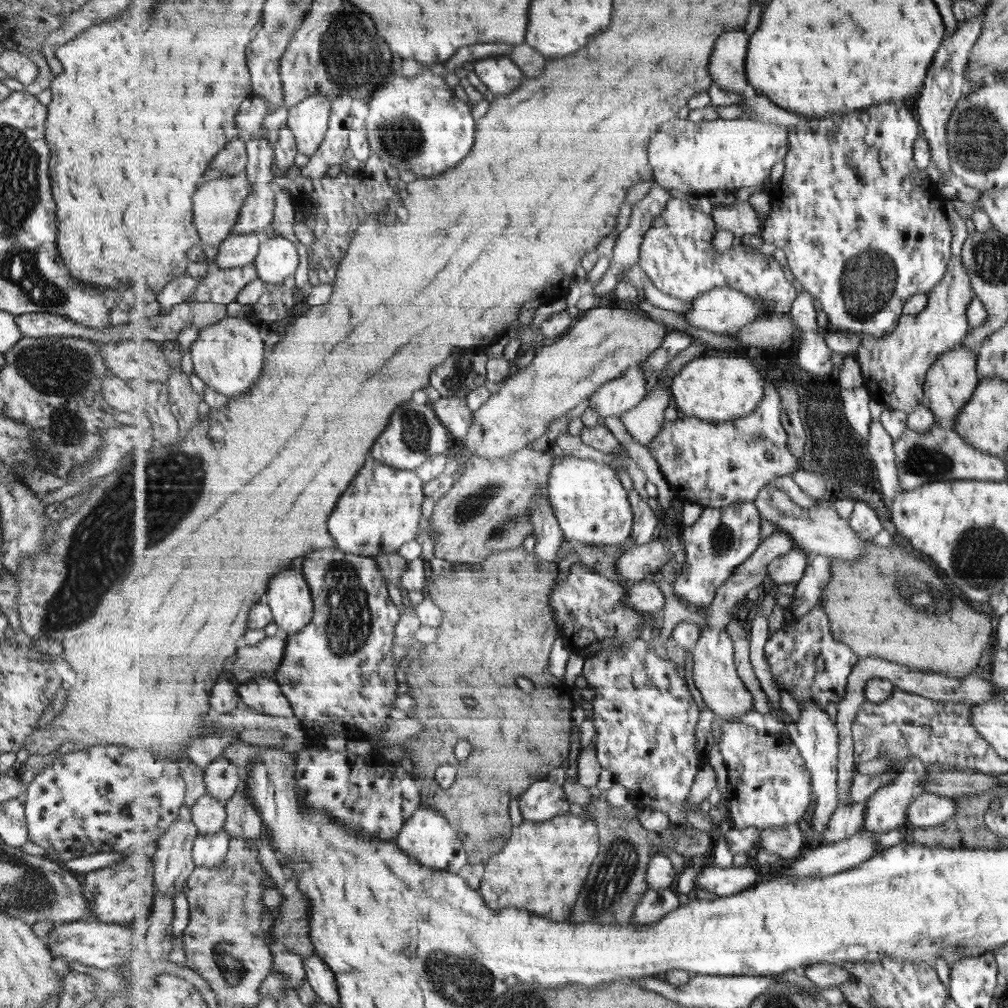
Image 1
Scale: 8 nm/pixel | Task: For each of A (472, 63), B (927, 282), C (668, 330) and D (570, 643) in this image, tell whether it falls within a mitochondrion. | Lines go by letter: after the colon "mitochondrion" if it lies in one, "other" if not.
A: other
B: other
C: other
D: other

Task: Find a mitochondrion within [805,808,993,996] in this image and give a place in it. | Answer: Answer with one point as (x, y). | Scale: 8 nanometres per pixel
(961, 945)

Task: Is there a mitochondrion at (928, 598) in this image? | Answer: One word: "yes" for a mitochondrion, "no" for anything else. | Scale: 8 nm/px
yes

